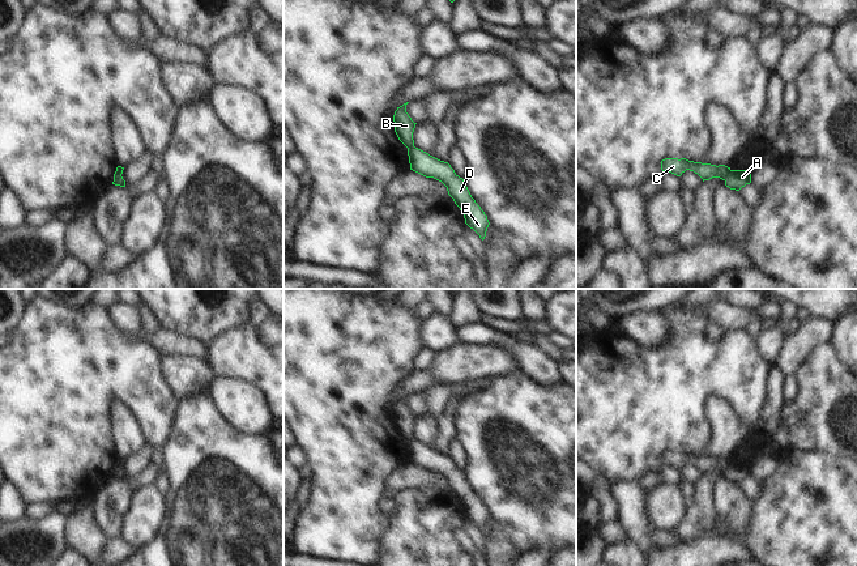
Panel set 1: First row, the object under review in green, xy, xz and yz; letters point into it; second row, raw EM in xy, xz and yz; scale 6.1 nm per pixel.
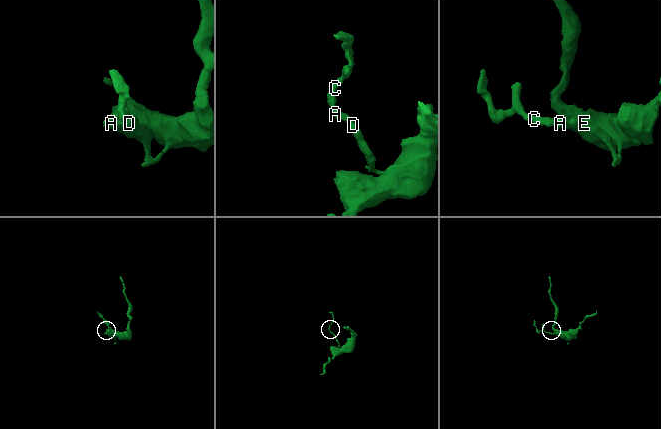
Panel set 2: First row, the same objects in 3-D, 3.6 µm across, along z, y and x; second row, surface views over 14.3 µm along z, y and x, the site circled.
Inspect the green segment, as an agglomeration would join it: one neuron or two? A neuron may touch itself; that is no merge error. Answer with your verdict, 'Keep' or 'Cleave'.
Cleave

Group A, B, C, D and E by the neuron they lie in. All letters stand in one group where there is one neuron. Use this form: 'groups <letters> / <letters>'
groups A D E / B C

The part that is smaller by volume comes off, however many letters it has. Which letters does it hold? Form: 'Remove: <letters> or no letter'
Remove: B, C

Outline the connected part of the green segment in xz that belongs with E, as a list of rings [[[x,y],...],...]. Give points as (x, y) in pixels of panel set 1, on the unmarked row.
[[[412,439],[408,441],[410,463],[442,474],[464,507],[465,516],[473,522],[483,533],[490,518],[487,508],[472,490],[465,474],[460,471],[448,455],[440,454],[428,446]]]

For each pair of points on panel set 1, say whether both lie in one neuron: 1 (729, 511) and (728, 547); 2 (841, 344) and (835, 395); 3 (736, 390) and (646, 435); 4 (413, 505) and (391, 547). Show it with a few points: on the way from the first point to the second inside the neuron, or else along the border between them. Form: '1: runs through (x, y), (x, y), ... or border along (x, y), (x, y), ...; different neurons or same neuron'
1: border along (727, 536), (732, 539); different neurons
2: border along (828, 343), (843, 364); different neurons
3: runs through (713, 387), (694, 387), (668, 413); same neuron
4: runs through (413, 515), (413, 524), (401, 536); same neuron

